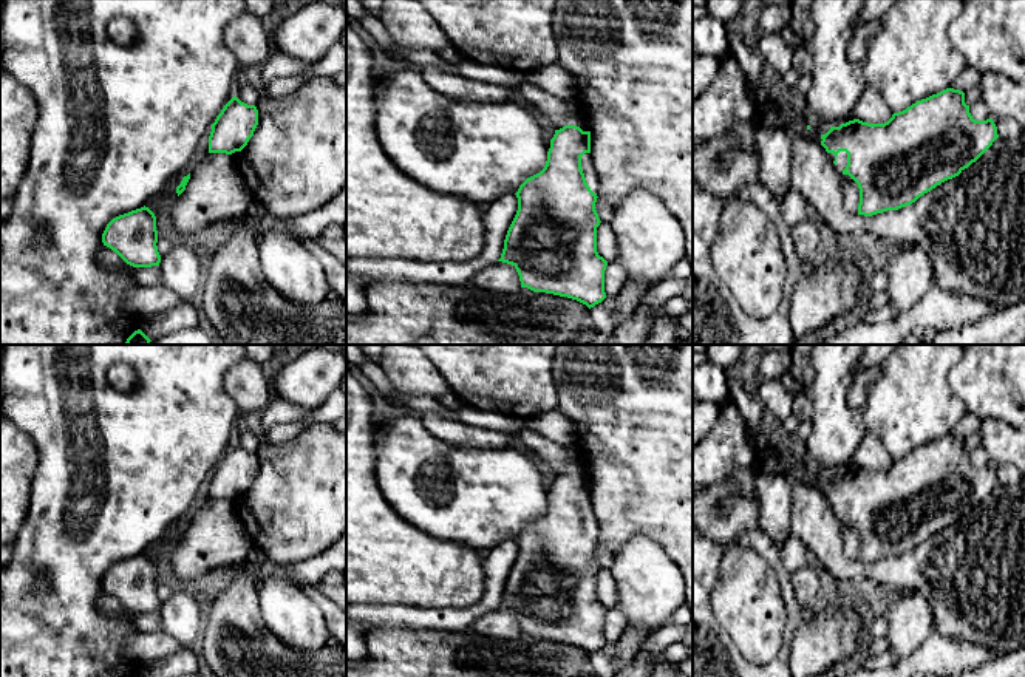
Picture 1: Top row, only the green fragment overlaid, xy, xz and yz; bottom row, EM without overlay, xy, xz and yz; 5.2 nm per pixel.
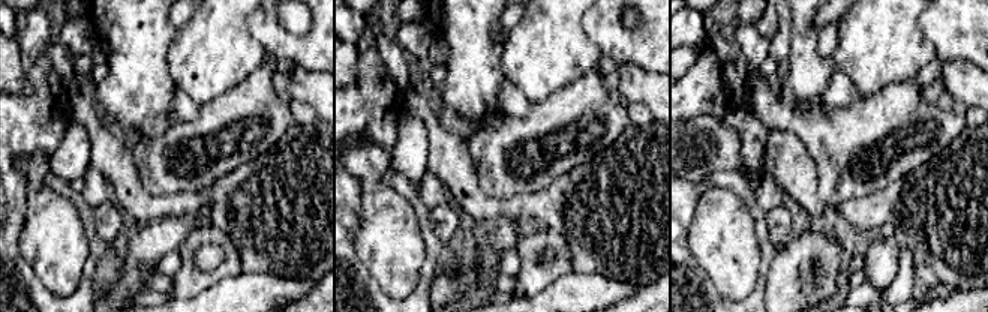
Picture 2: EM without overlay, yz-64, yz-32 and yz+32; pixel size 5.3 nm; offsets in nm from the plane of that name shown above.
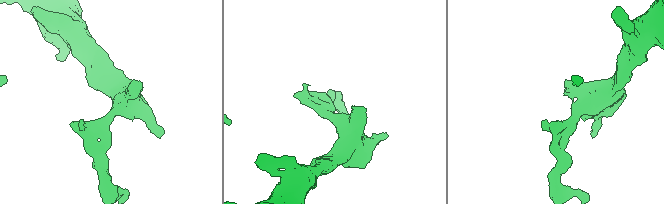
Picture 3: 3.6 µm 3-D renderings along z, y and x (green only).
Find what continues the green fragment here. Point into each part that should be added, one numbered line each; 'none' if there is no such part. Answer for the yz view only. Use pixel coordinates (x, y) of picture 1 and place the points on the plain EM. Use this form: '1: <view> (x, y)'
1: yz (851, 540)

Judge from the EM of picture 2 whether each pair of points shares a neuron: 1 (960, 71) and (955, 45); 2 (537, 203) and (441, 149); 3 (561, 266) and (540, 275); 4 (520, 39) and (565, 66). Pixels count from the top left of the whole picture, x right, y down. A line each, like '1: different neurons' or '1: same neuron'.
1: different neurons
2: same neuron
3: same neuron
4: same neuron

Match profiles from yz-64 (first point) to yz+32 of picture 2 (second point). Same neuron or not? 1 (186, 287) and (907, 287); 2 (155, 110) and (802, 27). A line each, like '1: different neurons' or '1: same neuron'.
1: different neurons
2: same neuron

